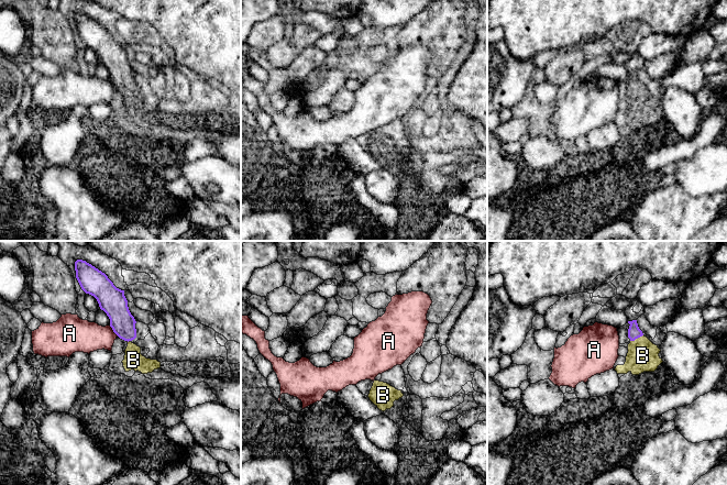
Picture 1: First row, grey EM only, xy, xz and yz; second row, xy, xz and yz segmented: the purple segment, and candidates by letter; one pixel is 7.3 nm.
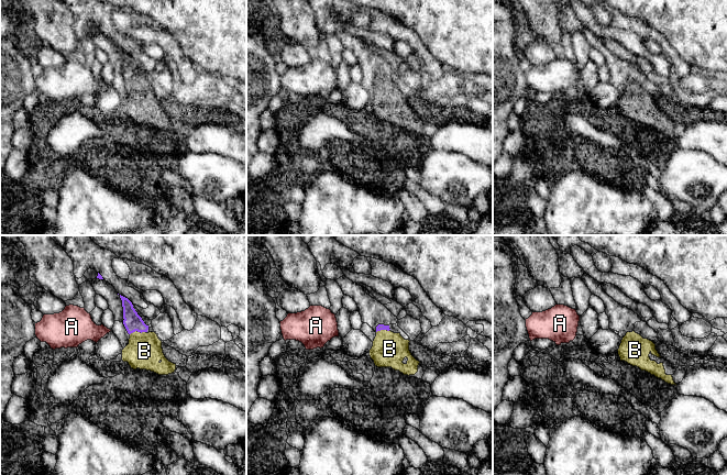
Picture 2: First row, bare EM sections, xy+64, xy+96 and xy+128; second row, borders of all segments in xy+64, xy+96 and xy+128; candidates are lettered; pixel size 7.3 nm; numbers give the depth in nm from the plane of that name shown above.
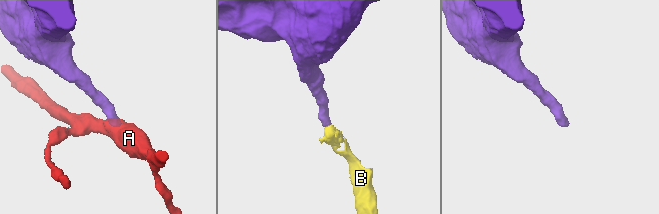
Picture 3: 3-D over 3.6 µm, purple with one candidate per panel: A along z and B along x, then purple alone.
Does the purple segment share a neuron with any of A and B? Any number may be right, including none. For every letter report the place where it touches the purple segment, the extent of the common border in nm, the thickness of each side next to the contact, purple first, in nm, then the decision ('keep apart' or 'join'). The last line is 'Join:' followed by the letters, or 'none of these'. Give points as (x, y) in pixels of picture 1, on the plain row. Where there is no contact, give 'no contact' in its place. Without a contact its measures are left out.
A: xy (113, 85) | 100 nm | 190/240 nm | keep apart
B: yz (636, 91) | 110 nm | 100/220 nm | join
Join: B

